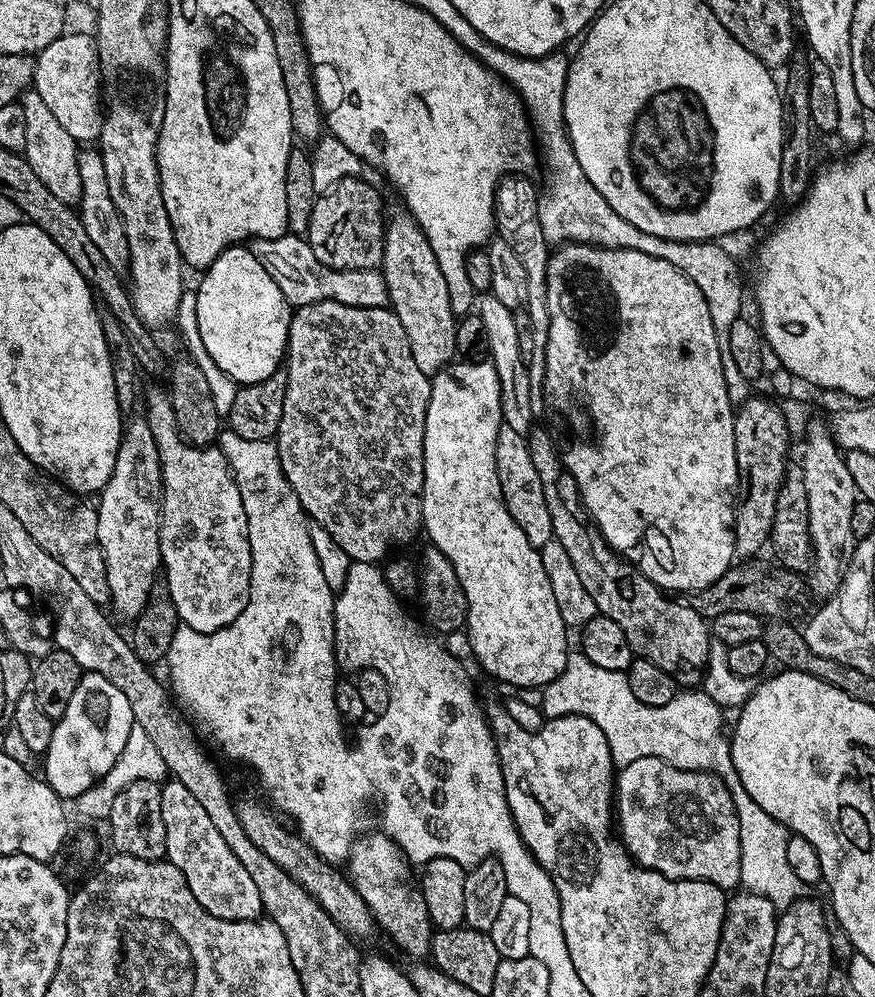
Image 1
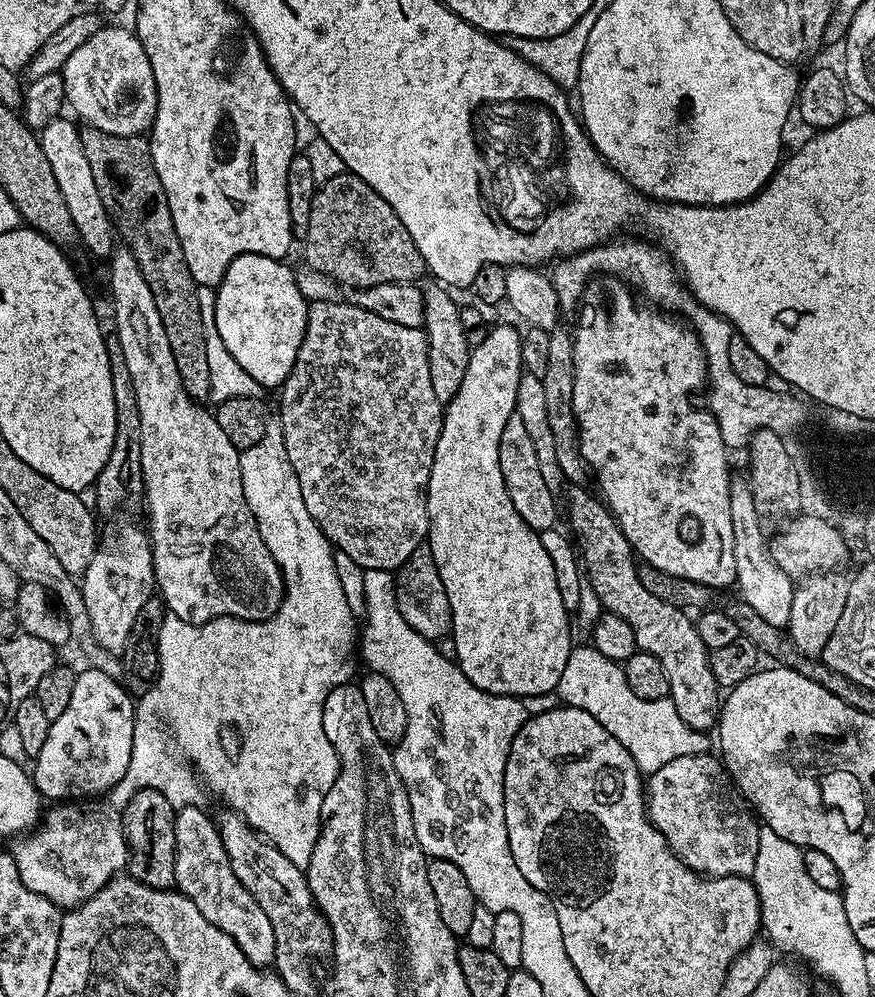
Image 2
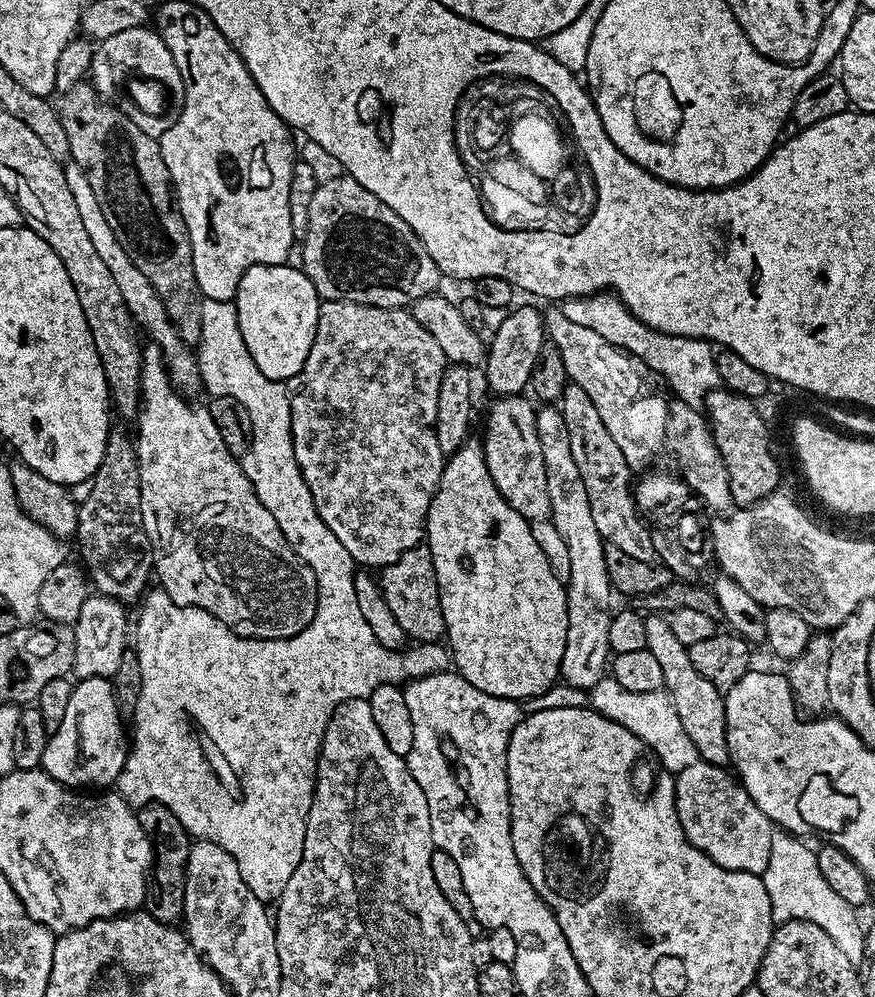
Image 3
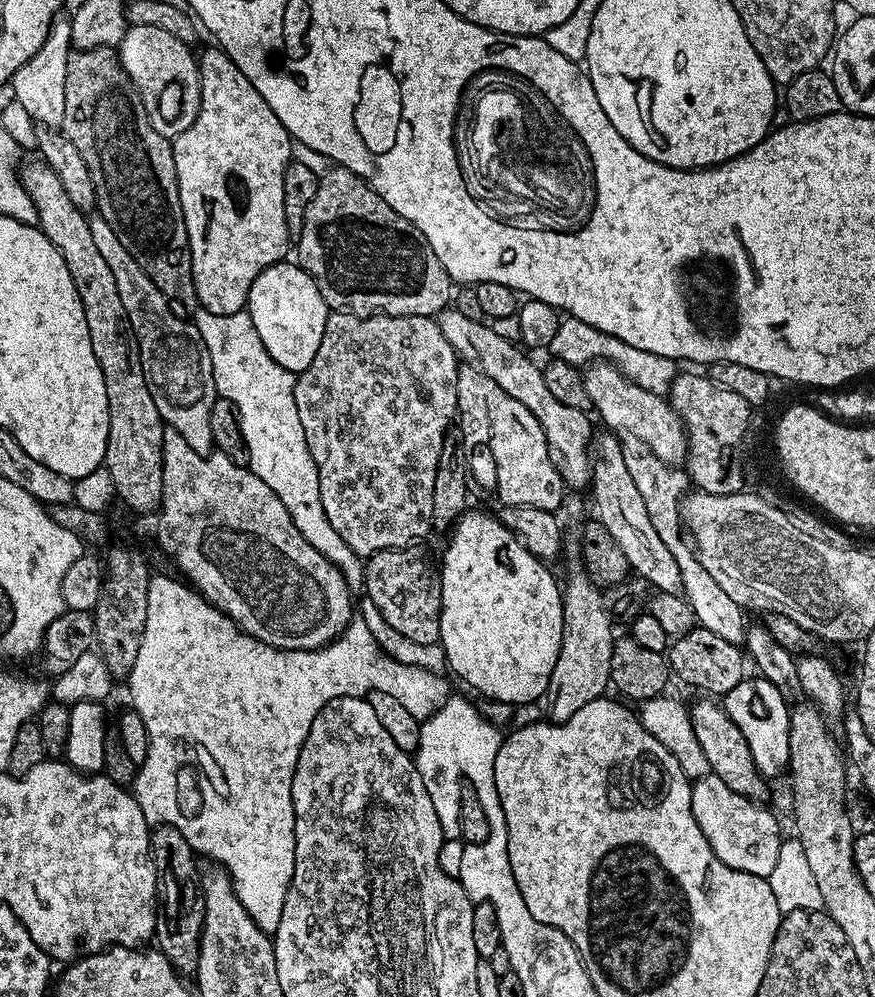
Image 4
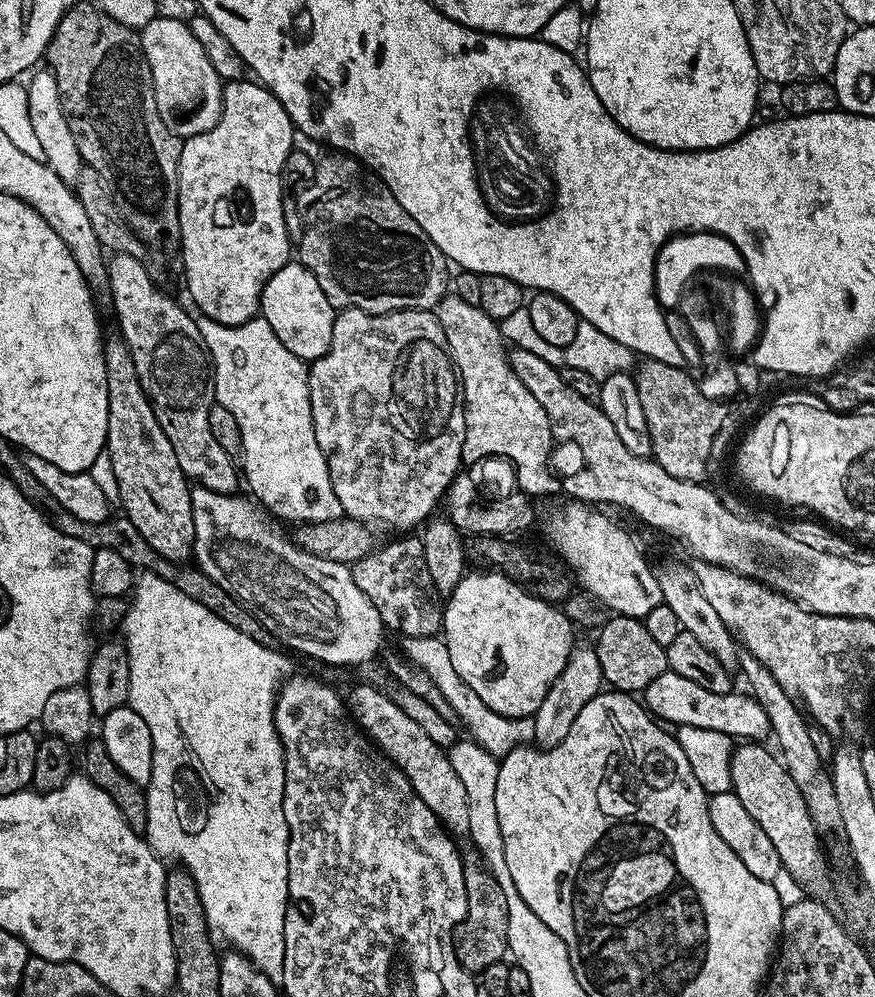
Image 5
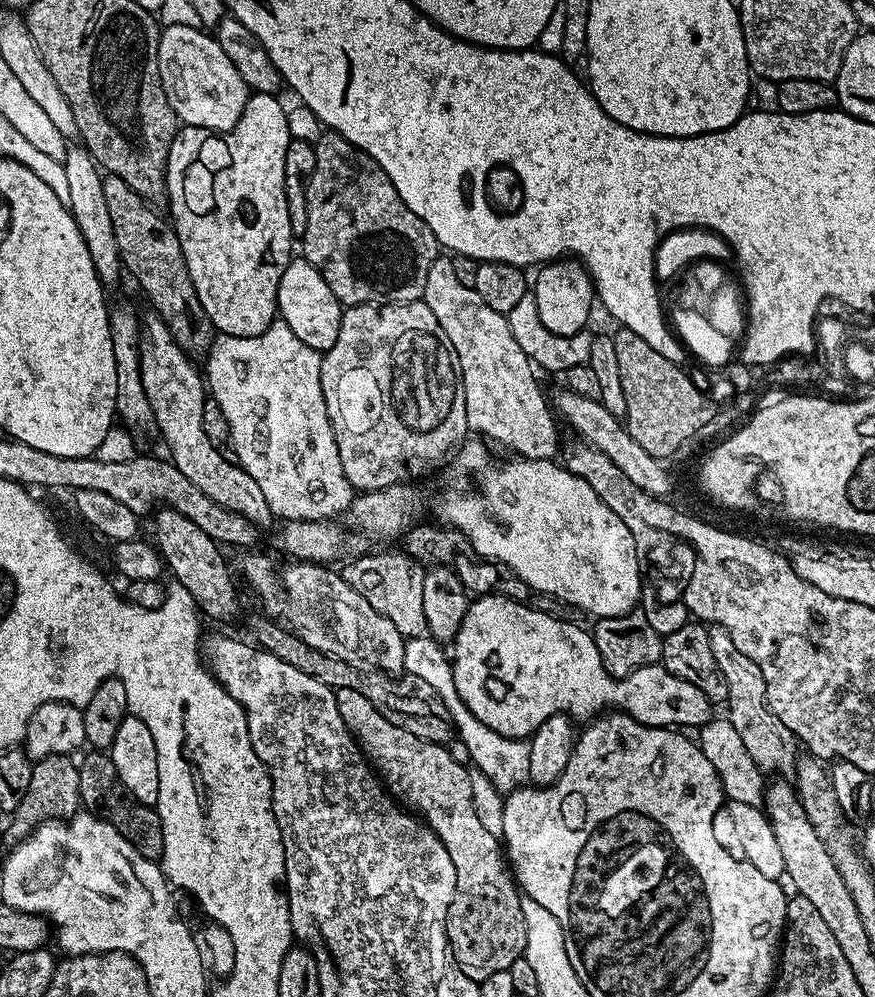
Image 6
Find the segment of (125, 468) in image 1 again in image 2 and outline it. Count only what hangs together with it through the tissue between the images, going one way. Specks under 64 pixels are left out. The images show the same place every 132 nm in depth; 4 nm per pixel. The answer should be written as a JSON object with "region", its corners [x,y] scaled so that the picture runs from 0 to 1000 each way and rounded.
{"region":[[[142,526],[123,543],[115,545],[103,560],[96,577],[90,583],[91,595],[98,604],[98,616],[103,620],[104,641],[123,654],[141,655],[144,640],[153,632],[153,620],[158,612],[176,596],[178,577],[174,563],[174,543],[166,531],[155,526]]]}

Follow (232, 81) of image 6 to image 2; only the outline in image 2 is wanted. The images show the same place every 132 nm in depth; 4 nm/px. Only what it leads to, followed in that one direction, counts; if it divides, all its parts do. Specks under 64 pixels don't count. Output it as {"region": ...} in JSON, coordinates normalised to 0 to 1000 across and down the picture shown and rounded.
{"region":[[[117,26],[107,38],[94,42],[75,58],[71,75],[77,107],[83,108],[99,127],[136,136],[159,136],[173,129],[181,106],[176,70],[171,70],[171,58],[150,27]]]}

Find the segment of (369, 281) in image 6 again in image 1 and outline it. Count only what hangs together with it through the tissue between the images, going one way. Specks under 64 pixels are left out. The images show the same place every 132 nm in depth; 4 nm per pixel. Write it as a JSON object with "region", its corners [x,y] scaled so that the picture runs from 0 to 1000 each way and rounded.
{"region":[[[401,177],[391,179],[376,193],[362,196],[350,240],[359,251],[359,259],[373,267],[395,271],[433,270],[439,264],[440,228],[441,213],[439,217],[433,191],[416,179]]]}

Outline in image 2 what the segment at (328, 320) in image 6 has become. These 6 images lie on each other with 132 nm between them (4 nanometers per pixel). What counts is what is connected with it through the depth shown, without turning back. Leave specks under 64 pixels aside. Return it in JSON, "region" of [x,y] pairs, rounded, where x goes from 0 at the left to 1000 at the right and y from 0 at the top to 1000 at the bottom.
{"region":[[[277,255],[263,263],[254,283],[246,290],[247,308],[245,320],[247,330],[254,339],[254,347],[267,355],[267,363],[290,379],[303,390],[319,390],[331,375],[336,363],[341,359],[341,351],[350,335],[353,302],[347,300],[345,291],[341,291],[338,274],[328,269],[325,261],[314,261],[299,255]]]}

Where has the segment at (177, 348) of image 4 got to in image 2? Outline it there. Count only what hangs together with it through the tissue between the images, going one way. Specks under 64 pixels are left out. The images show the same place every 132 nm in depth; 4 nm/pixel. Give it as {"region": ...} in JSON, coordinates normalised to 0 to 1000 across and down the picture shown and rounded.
{"region":[[[62,119],[45,129],[43,139],[48,146],[48,154],[53,154],[53,162],[57,162],[62,179],[66,179],[66,191],[71,191],[71,200],[75,203],[75,207],[80,207],[80,219],[85,219],[90,244],[93,246],[96,244],[107,256],[123,259],[130,252],[130,244],[128,245],[130,226],[128,220],[123,218],[123,212],[117,207],[112,187],[107,187],[107,174],[103,172],[98,150],[94,150],[91,128],[73,119]]]}

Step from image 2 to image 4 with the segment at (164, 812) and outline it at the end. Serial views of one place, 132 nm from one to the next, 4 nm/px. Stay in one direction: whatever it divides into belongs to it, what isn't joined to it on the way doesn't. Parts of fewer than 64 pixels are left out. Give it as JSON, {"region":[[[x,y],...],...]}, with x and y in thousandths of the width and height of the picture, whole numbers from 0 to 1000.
{"region":[[[181,826],[173,831],[174,863],[178,866],[178,938],[177,950],[192,962],[194,969],[207,979],[215,981],[223,976],[229,956],[231,925],[233,924],[233,894],[229,892],[229,867],[226,856],[219,852],[217,845],[199,828]]]}

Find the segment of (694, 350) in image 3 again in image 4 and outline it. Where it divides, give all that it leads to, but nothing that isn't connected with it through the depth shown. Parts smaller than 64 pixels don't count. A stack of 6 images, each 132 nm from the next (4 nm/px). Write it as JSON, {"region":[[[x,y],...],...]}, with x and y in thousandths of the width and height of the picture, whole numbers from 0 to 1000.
{"region":[[[653,319],[641,320],[638,335],[633,335],[631,340],[629,353],[634,360],[659,367],[671,367],[682,363],[701,365],[704,372],[713,376],[717,381],[734,387],[734,391],[755,395],[762,394],[768,388],[768,380],[775,375],[774,362],[759,359],[757,355],[743,355],[738,351],[718,347],[715,343],[711,343],[711,339],[695,337],[688,331],[679,331],[679,327],[670,327],[670,323]]]}

